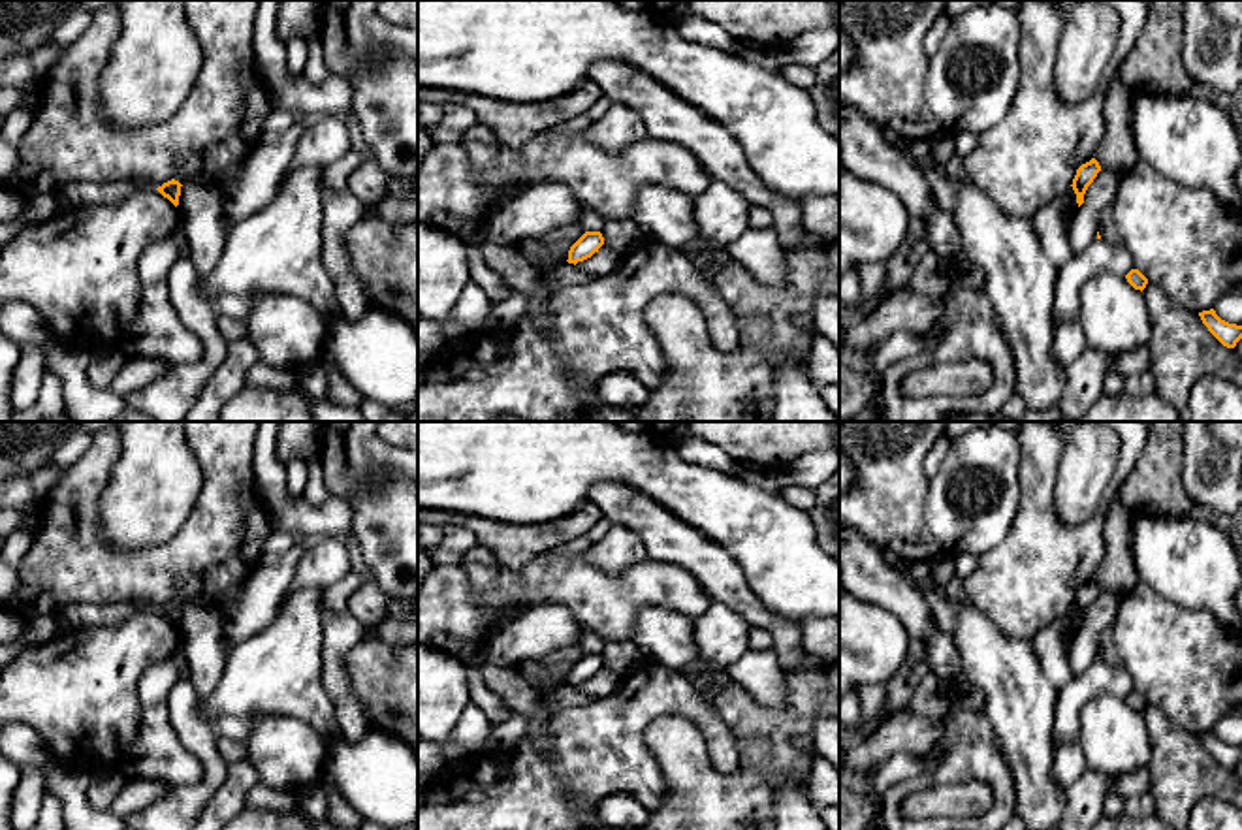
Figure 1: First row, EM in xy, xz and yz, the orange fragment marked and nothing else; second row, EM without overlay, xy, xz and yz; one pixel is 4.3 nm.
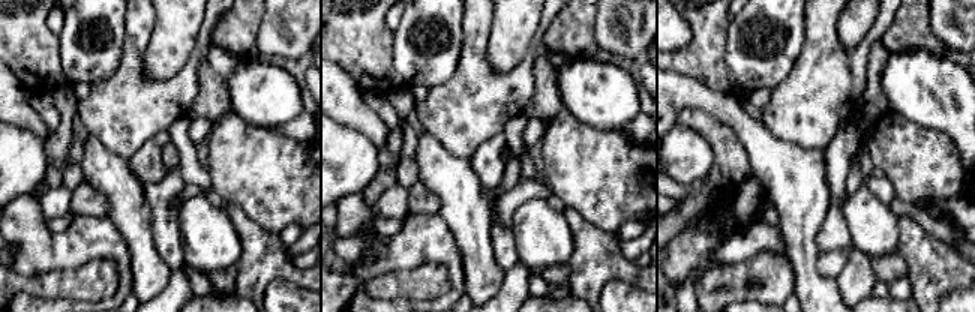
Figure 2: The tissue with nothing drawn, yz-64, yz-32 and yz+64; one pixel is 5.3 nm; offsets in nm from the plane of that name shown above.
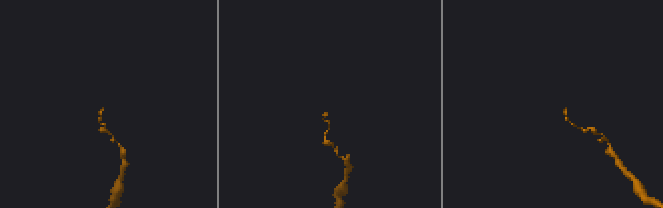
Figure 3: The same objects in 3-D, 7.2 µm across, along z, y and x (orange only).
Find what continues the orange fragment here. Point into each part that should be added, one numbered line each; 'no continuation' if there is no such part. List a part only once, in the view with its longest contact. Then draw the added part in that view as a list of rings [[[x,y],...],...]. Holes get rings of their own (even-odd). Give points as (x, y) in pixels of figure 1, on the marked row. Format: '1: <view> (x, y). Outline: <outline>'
no continuation

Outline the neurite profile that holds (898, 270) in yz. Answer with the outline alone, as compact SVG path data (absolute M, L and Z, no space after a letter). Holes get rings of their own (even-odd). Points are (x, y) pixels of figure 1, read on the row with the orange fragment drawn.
M913 216L901 247L884 262L884 292L892 294L909 286L922 256L930 252L924 220Z

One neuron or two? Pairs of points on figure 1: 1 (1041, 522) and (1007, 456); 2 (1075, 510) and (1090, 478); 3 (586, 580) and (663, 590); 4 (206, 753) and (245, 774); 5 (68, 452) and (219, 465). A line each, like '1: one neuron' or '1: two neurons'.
1: two neurons
2: one neuron
3: one neuron
4: two neurons
5: two neurons

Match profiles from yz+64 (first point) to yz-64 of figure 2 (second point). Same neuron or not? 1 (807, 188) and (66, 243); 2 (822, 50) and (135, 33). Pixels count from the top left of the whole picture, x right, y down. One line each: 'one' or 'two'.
1: two
2: one

